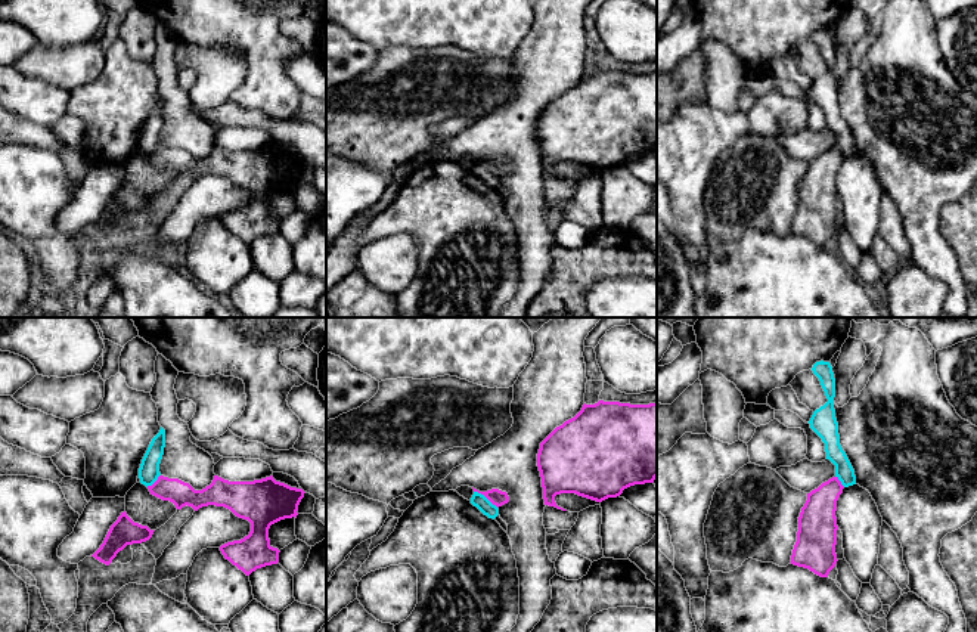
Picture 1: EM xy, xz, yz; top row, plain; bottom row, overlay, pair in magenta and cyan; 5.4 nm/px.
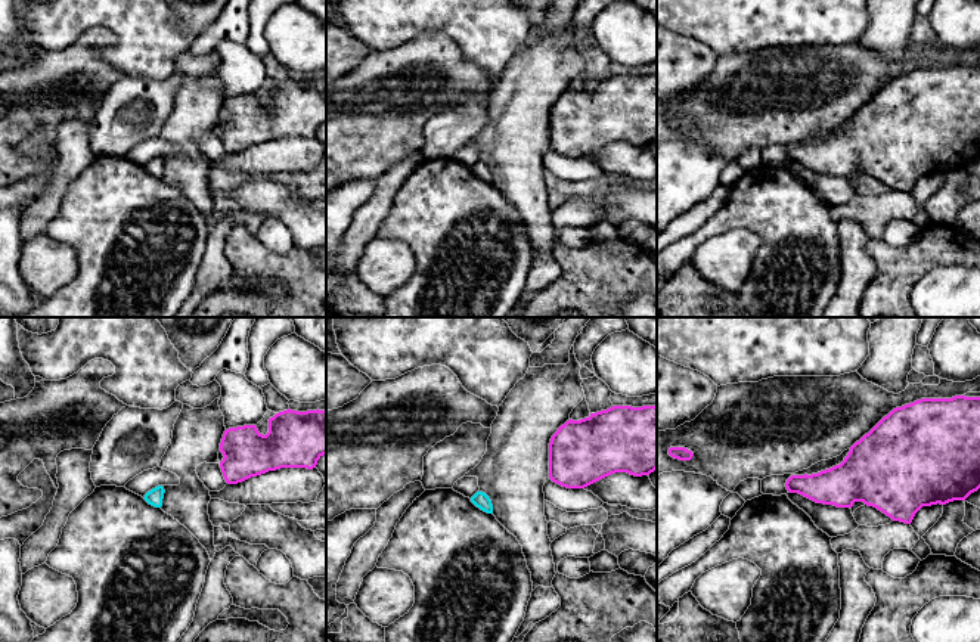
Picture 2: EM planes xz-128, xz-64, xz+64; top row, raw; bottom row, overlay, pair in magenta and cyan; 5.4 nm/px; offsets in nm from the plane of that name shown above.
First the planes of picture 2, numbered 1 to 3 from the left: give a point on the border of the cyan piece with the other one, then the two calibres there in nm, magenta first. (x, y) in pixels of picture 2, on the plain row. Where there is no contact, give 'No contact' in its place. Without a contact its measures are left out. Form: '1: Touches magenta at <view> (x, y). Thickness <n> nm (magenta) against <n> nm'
1: No contact
2: No contact
3: No contact

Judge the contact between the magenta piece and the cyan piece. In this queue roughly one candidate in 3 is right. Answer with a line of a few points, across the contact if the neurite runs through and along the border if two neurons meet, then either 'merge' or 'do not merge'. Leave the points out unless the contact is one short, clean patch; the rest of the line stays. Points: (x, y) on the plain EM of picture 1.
line xz (474, 160), (484, 164), (498, 177); do not merge

